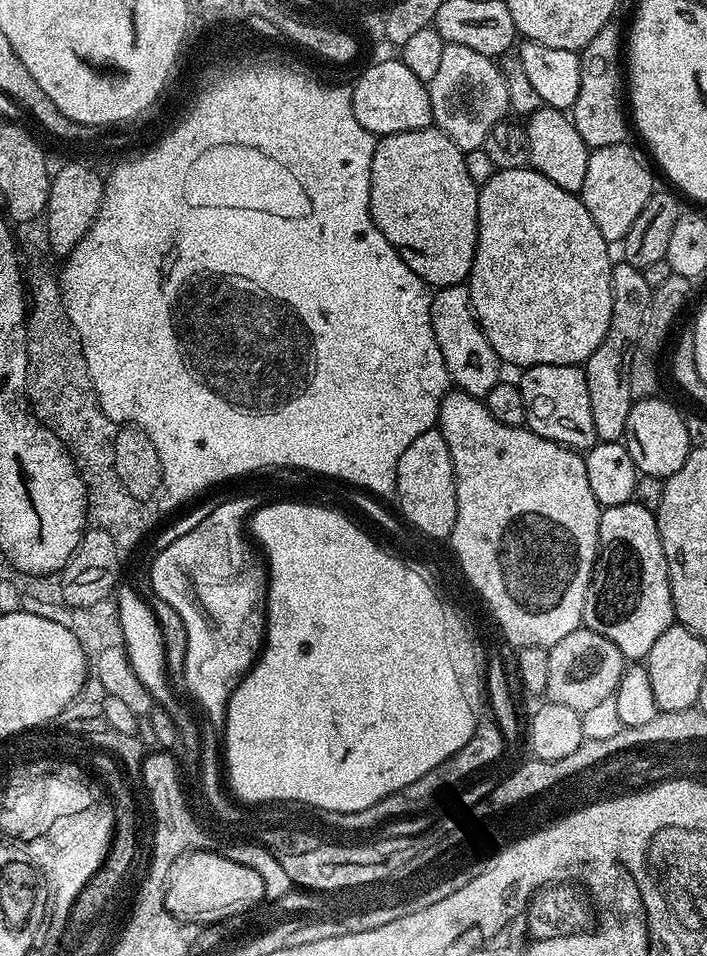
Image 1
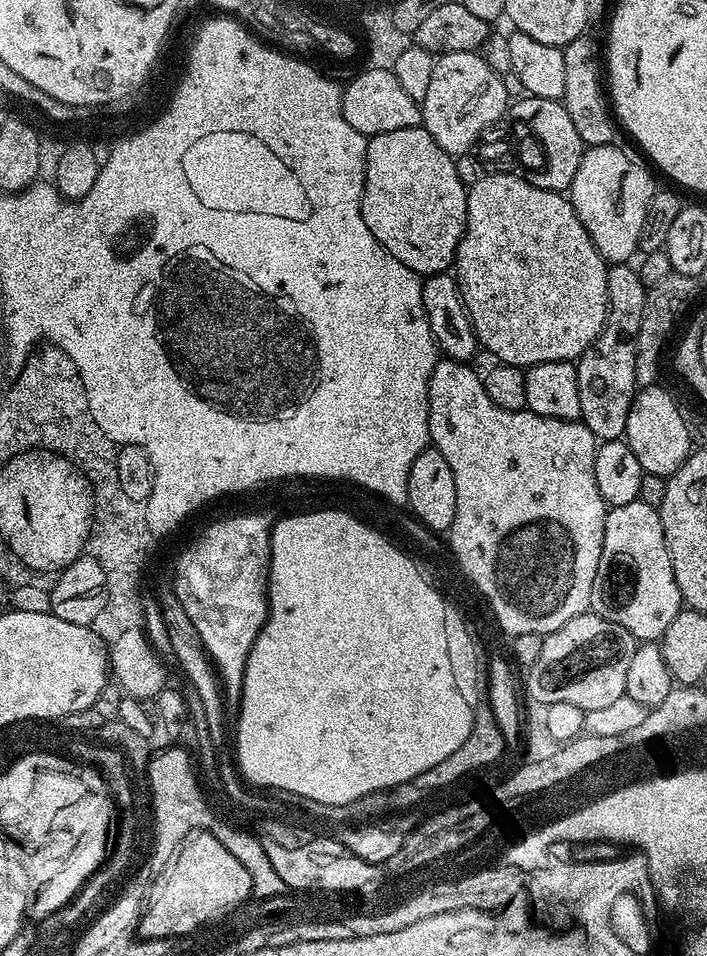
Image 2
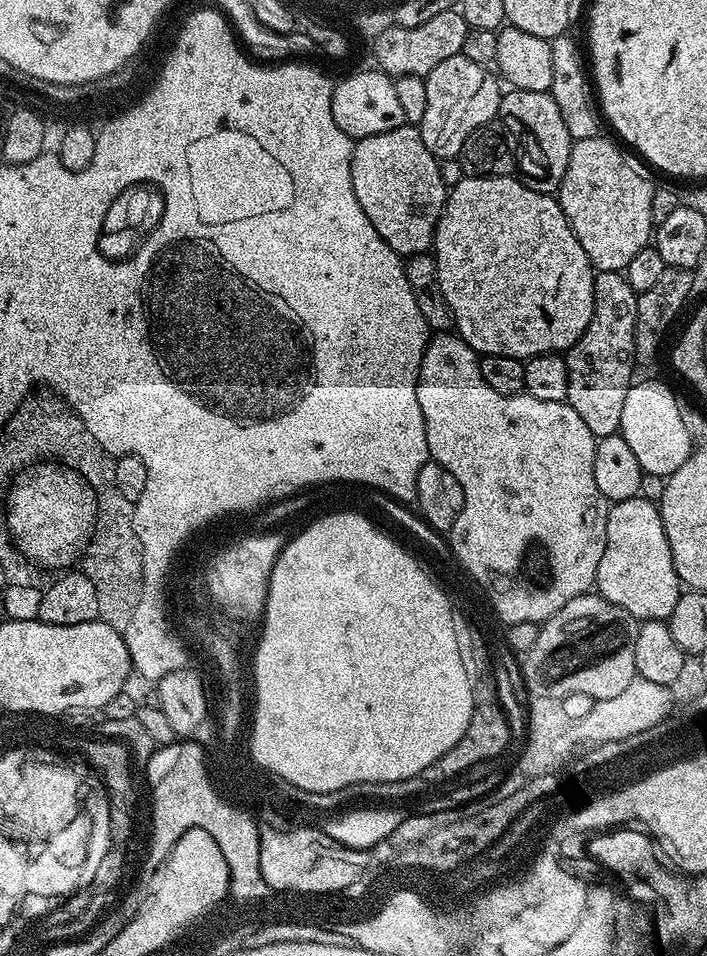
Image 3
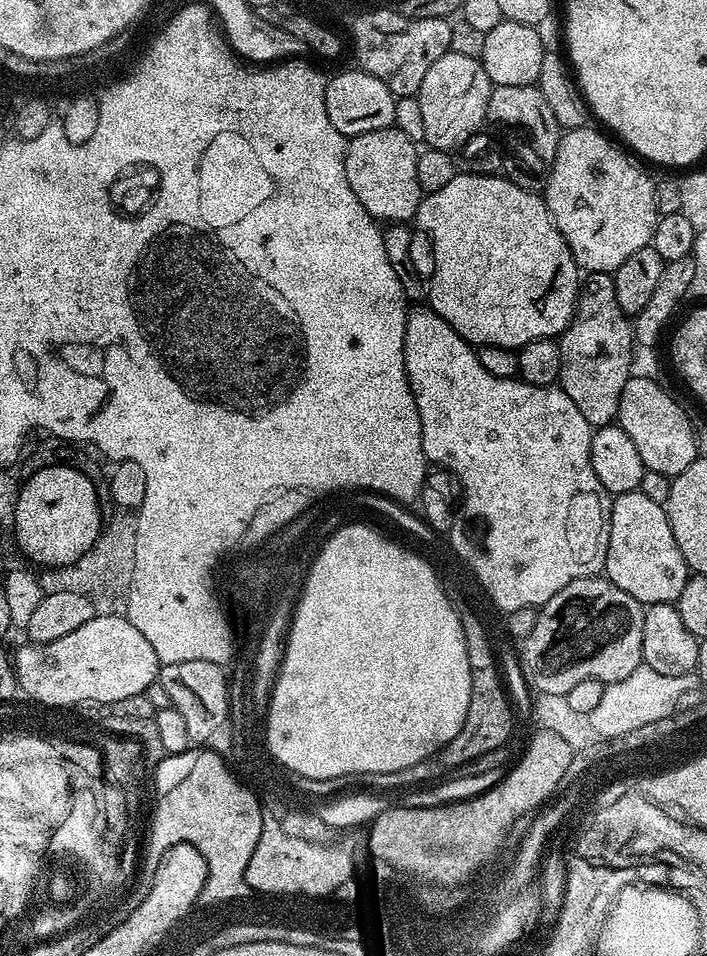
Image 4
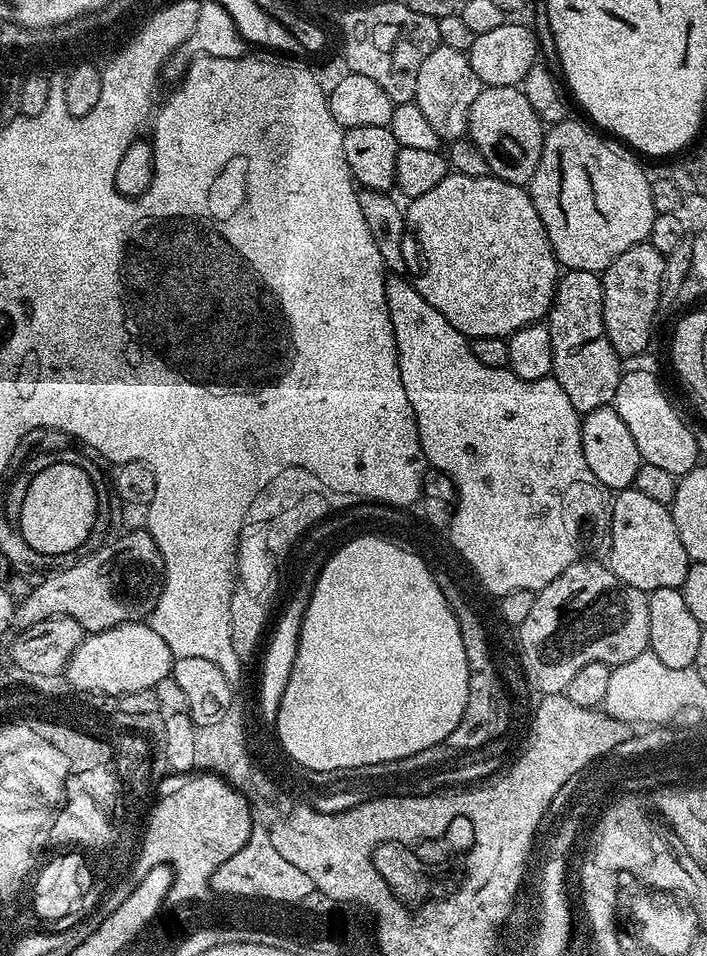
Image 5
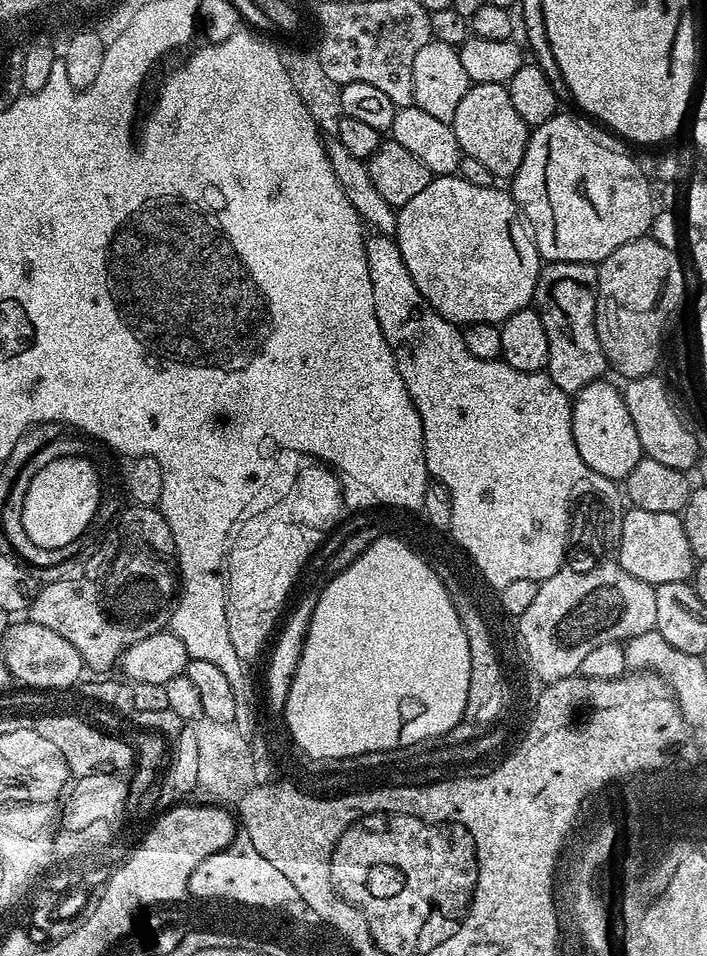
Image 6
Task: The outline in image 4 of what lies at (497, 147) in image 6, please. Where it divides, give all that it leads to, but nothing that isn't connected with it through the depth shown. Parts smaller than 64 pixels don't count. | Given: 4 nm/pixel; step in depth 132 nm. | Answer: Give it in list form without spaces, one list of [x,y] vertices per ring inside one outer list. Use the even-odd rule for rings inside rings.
[[[495,86],[488,103],[488,120],[508,131],[516,143],[516,156],[532,172],[547,173],[554,162],[562,130],[554,118],[546,98],[542,98],[536,86]]]

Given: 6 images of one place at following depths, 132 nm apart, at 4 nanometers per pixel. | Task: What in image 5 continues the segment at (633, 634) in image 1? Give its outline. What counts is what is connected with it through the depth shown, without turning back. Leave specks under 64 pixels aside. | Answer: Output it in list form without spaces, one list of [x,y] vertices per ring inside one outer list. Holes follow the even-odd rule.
[[[635,486],[617,491],[613,496],[616,497],[613,500],[611,497],[610,500],[612,537],[608,540],[608,557],[606,557],[610,571],[626,586],[634,586],[646,593],[667,588],[681,588],[686,582],[690,561],[686,550],[682,550],[682,538],[678,538],[678,530],[674,527],[671,507],[662,502],[653,502]]]

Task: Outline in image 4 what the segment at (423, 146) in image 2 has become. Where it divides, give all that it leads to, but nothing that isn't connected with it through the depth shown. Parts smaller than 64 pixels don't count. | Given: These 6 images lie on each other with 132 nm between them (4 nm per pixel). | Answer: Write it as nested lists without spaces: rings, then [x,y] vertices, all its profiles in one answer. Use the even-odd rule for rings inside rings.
[[[395,126],[382,130],[366,130],[366,134],[358,134],[347,141],[344,161],[346,182],[350,182],[350,190],[354,190],[358,202],[366,206],[366,210],[374,219],[388,226],[415,221],[418,206],[426,195],[418,182],[417,141],[406,138],[406,134],[402,134],[402,130],[398,130]]]

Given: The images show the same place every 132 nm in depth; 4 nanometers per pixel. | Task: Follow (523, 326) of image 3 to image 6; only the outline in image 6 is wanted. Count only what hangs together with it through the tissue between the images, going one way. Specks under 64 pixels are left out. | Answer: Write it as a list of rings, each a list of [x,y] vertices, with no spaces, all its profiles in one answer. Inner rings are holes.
[[[459,174],[437,176],[428,183],[426,190],[420,191],[415,198],[410,198],[410,202],[406,202],[406,206],[399,208],[396,213],[394,239],[398,250],[402,254],[402,262],[410,274],[414,286],[424,296],[425,304],[430,305],[439,316],[446,317],[447,320],[452,321],[457,326],[467,326],[478,322],[499,326],[503,324],[506,318],[510,318],[510,314],[514,314],[532,304],[532,295],[536,289],[542,261],[536,243],[532,241],[531,231],[526,227],[525,221],[522,219],[522,213],[512,198],[511,191],[504,189],[503,192],[499,186],[474,186],[470,182],[466,182]]]

